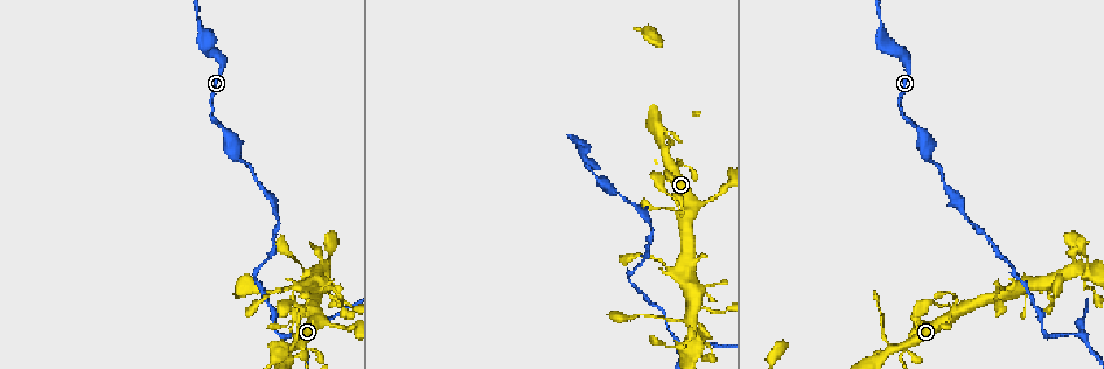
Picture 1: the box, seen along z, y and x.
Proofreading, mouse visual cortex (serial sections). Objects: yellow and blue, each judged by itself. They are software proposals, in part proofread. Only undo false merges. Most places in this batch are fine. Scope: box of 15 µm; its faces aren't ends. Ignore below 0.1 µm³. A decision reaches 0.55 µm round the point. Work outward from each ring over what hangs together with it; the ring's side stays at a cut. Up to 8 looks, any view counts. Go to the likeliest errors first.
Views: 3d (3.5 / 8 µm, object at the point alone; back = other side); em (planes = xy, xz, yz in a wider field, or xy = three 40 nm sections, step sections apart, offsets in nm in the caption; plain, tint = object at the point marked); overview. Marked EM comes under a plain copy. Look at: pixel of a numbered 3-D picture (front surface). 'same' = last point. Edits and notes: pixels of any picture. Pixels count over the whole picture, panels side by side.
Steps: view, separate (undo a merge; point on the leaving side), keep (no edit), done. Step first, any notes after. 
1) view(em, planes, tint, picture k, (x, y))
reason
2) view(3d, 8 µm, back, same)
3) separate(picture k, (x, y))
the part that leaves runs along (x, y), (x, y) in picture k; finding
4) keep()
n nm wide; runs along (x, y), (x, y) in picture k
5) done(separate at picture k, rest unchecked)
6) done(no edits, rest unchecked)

view(3d, 8 µm, picture 1, (1050, 295))
thin neck

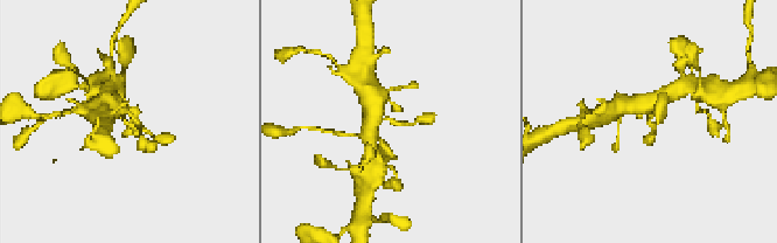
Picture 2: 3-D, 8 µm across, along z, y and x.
view(3d, 3.5 µm, picture 2, (649, 120))
closer look

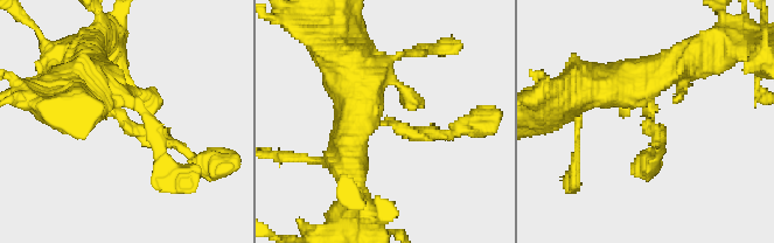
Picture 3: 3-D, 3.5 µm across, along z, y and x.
view(em, planes, tint, picture 3, (648, 120))
arms of 100, 600 nm; now the EM

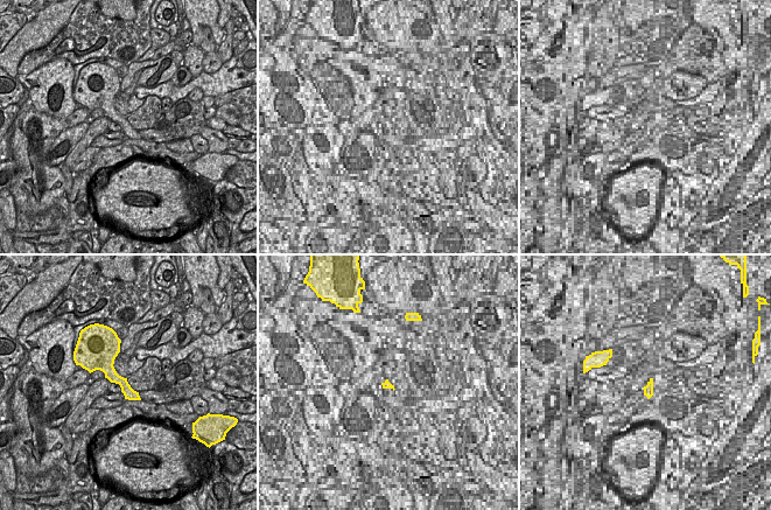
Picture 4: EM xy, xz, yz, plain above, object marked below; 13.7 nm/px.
keep()
runs along (116, 350), (109, 370), (135, 397) in picture 4; continuous, no second cell

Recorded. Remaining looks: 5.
view(3d, 3.5 µm, picture 1, (695, 342))
narrows sharply

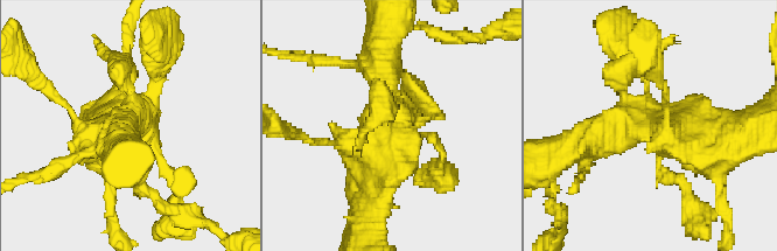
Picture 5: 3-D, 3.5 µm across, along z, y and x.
view(em, xy, step 1, tint, picture 5, (386, 132))
need the tissue

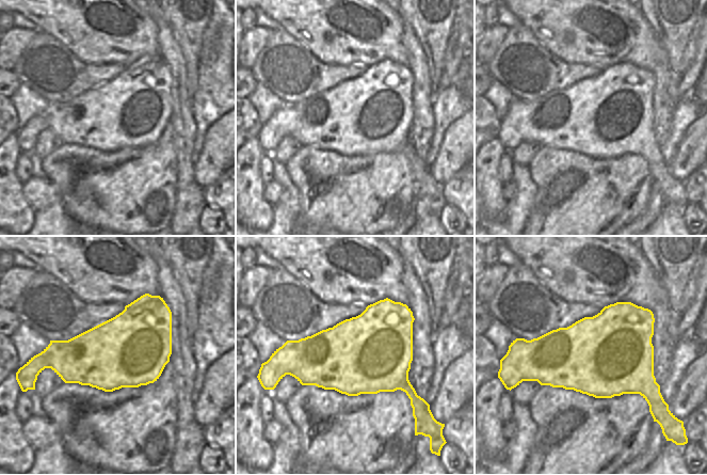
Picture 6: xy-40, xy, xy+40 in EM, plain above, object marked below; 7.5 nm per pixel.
keep()
runs along (376, 55), (386, 130), (369, 189) in picture 5; one cell here

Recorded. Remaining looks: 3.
view(3d, 3.5 µm, picture 1, (652, 305))
sharp bend

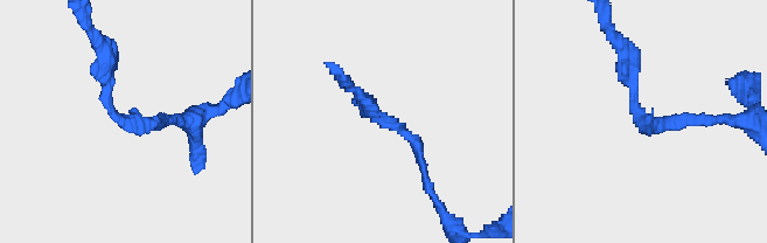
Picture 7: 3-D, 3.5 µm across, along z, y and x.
view(em, xy, step 2, tint, picture 7, (640, 121))
arms of 150, 200 nm

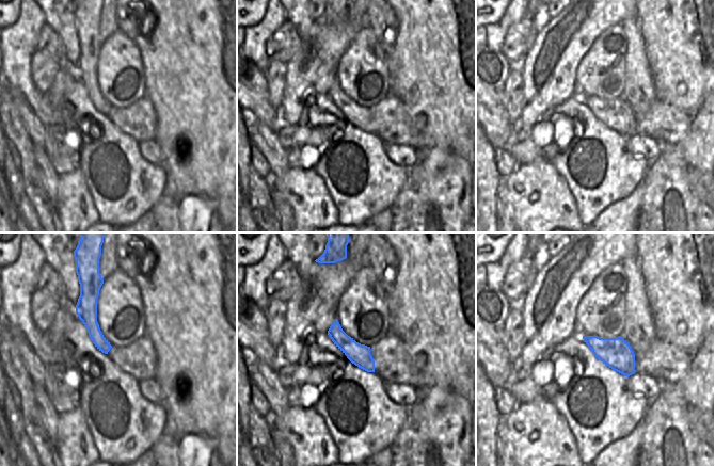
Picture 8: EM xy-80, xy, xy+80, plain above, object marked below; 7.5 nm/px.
keep()
runs along (98, 285), (90, 322), (105, 350) in picture 8; all the same cell

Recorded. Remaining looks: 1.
done(no edits, rest unchecked)

